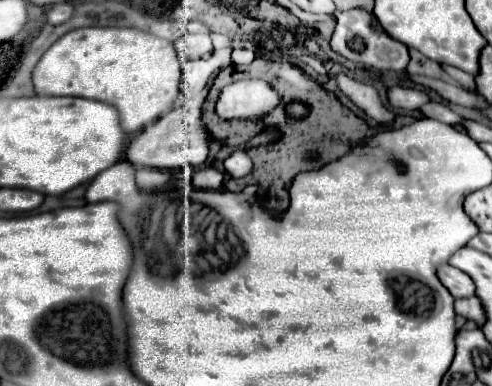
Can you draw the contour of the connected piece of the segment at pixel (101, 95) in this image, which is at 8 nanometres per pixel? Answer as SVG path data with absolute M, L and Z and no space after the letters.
M79 28L61 36L41 56L33 70L33 84L39 96L81 96L107 102L119 110L123 130L133 134L159 120L175 104L181 92L181 60L171 42L137 28Z

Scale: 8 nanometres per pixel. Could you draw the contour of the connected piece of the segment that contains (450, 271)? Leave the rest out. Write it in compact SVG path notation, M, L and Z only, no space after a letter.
M449 264L439 266L437 276L439 276L441 284L443 284L455 298L469 298L469 296L475 294L475 284L473 284L473 280L471 280L465 272L461 272L461 270L457 270L457 268L449 266Z

